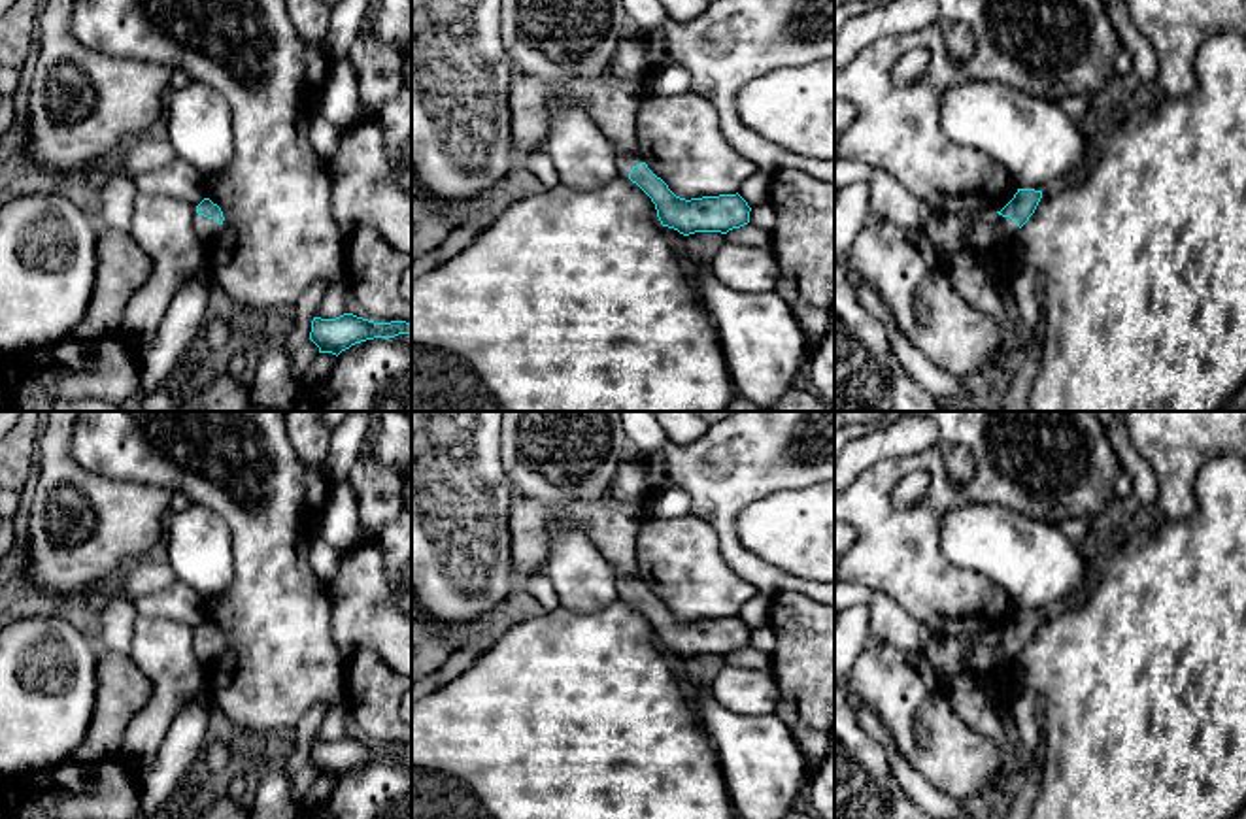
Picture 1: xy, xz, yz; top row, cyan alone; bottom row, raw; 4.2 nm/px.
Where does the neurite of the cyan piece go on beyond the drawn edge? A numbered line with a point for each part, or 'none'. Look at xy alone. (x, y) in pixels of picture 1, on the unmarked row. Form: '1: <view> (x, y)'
1: xy (206, 651)

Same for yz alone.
1: yz (946, 653)

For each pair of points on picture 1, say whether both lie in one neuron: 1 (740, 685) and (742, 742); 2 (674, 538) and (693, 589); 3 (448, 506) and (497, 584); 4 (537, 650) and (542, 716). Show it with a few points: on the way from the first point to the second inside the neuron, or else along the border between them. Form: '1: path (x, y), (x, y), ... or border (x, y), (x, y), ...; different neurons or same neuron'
1: border (708, 687), (729, 710), (744, 716), (773, 714); different neurons
2: path (674, 551), (691, 576); same neuron
3: path (448, 525), (448, 534), (478, 565); same neuron
4: path (542, 667), (542, 699); same neuron

